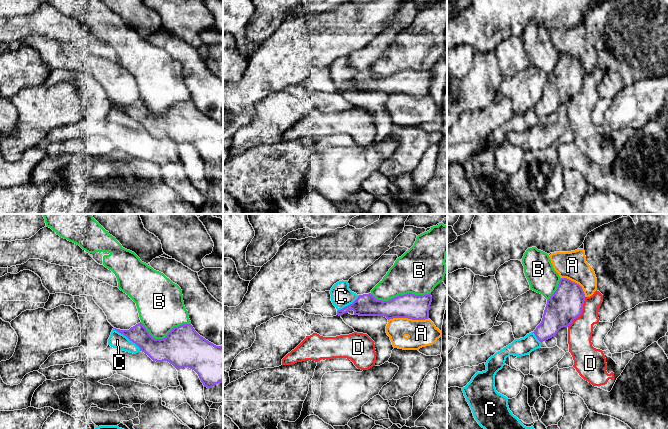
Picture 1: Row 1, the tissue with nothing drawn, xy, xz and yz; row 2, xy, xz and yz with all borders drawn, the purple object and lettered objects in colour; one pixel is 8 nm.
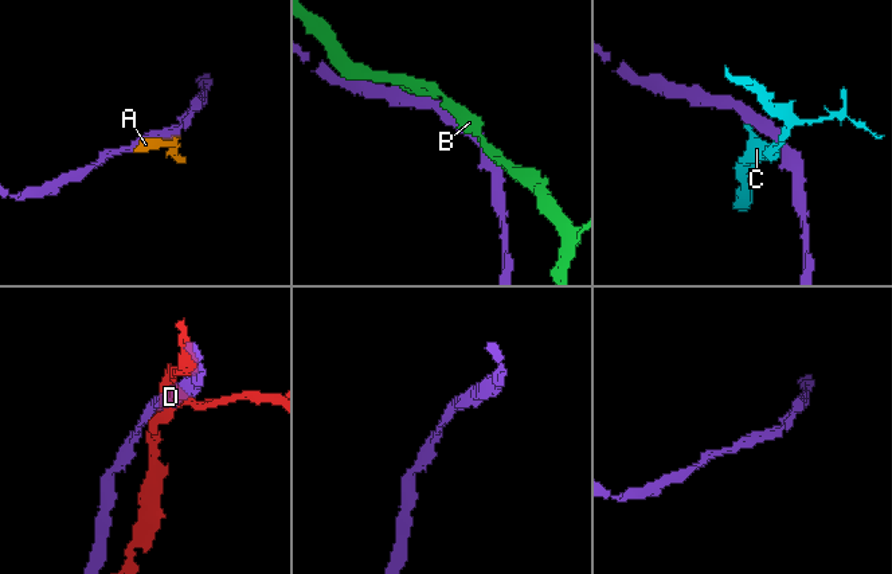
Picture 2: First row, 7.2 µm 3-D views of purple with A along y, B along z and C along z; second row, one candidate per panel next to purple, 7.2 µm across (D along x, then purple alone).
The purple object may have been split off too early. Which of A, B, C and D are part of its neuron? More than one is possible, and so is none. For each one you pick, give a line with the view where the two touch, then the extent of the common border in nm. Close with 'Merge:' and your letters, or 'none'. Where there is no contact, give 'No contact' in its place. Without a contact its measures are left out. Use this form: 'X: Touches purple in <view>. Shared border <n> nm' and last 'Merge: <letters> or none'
Merge: none

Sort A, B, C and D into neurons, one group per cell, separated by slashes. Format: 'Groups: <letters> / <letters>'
Groups: A / B / C / D

